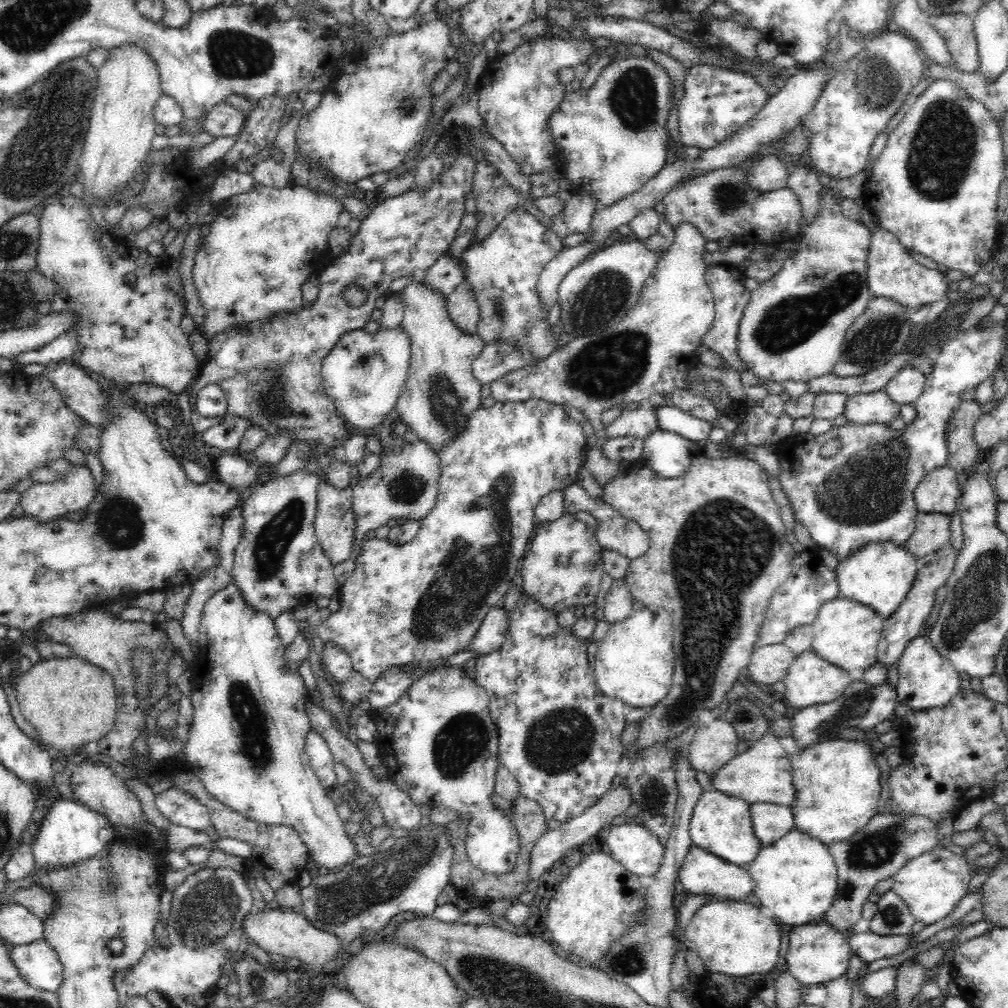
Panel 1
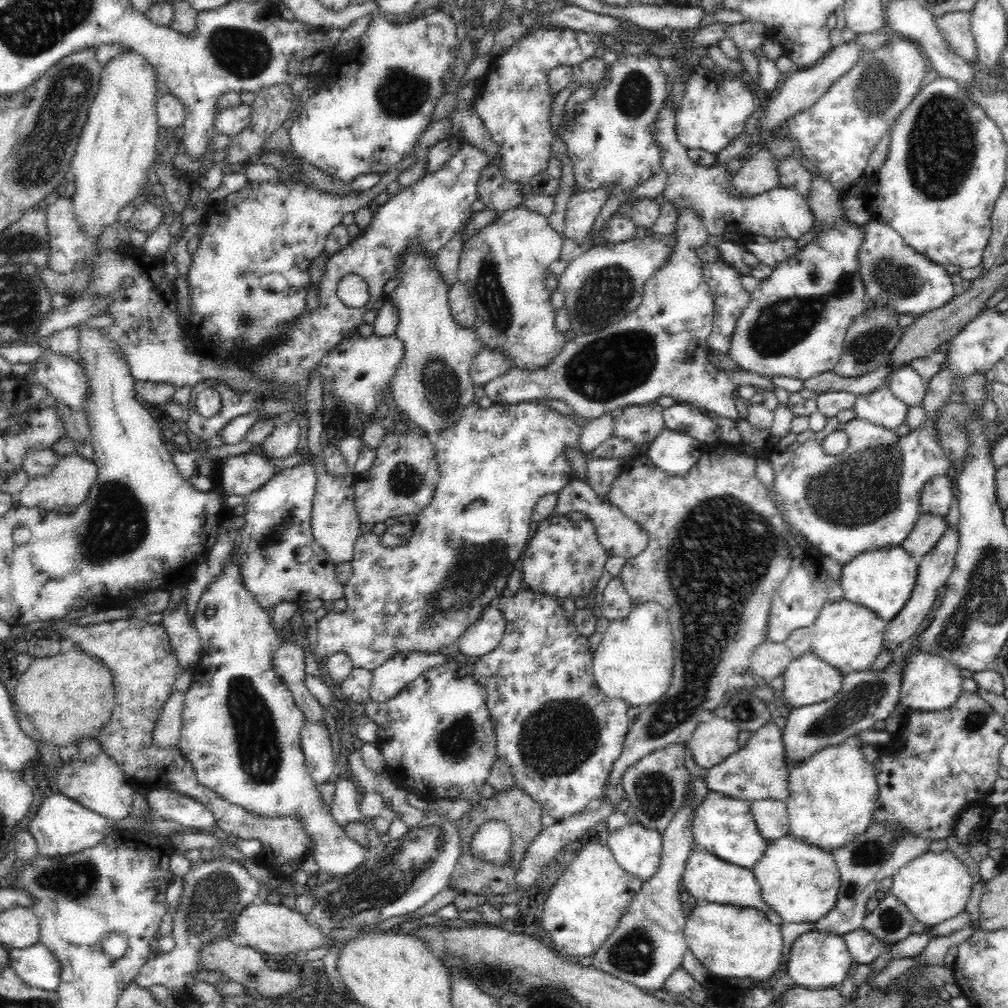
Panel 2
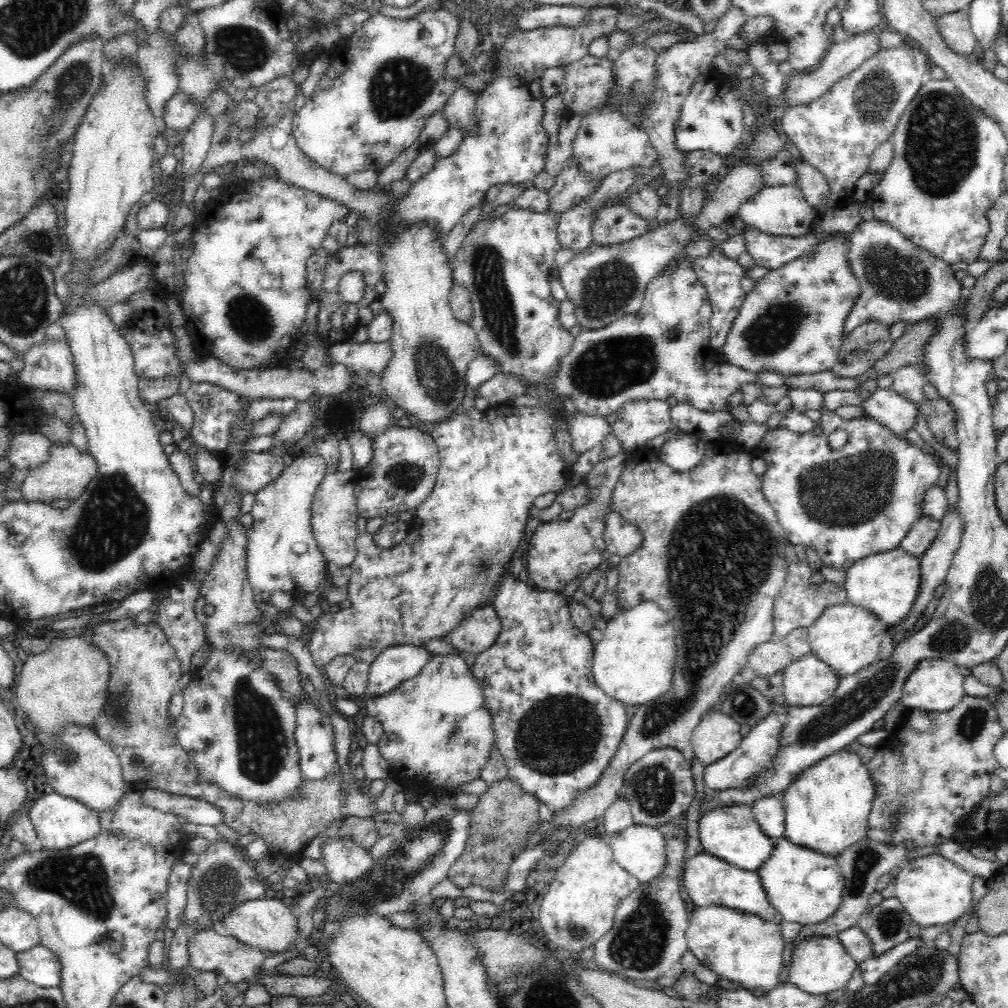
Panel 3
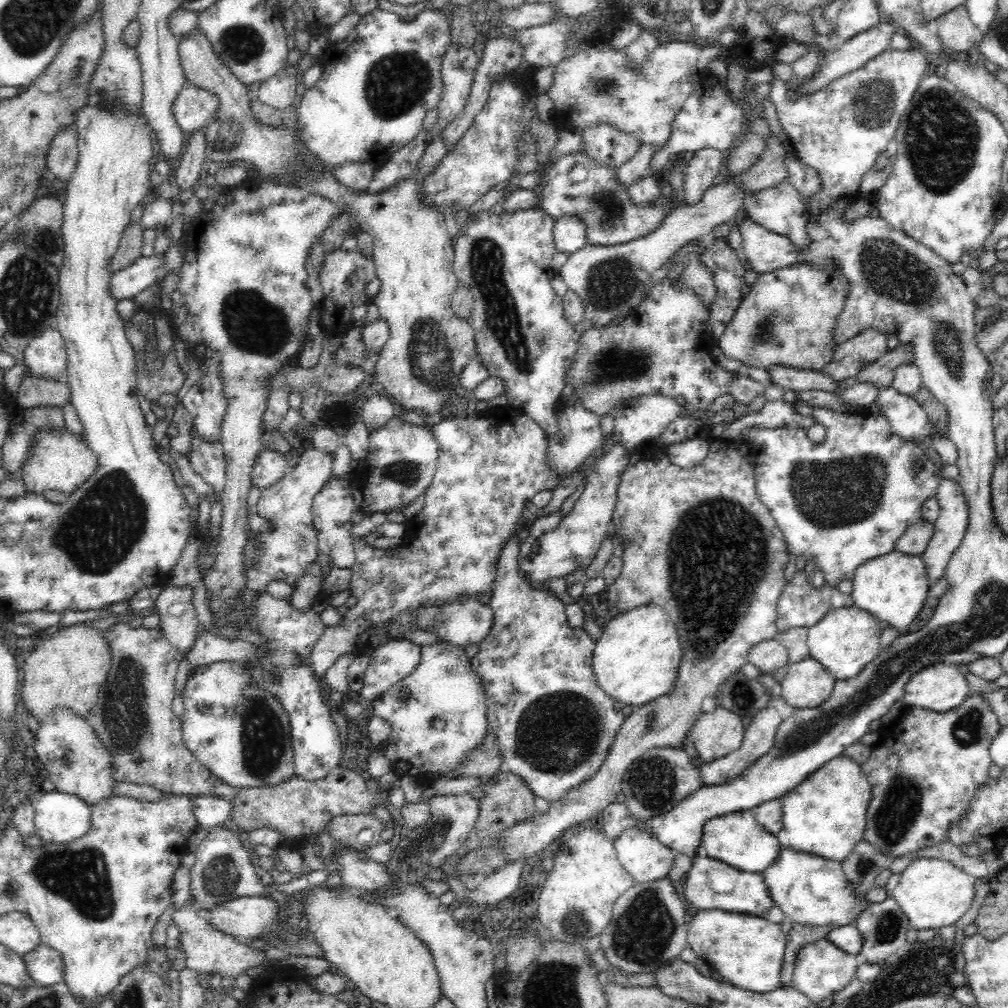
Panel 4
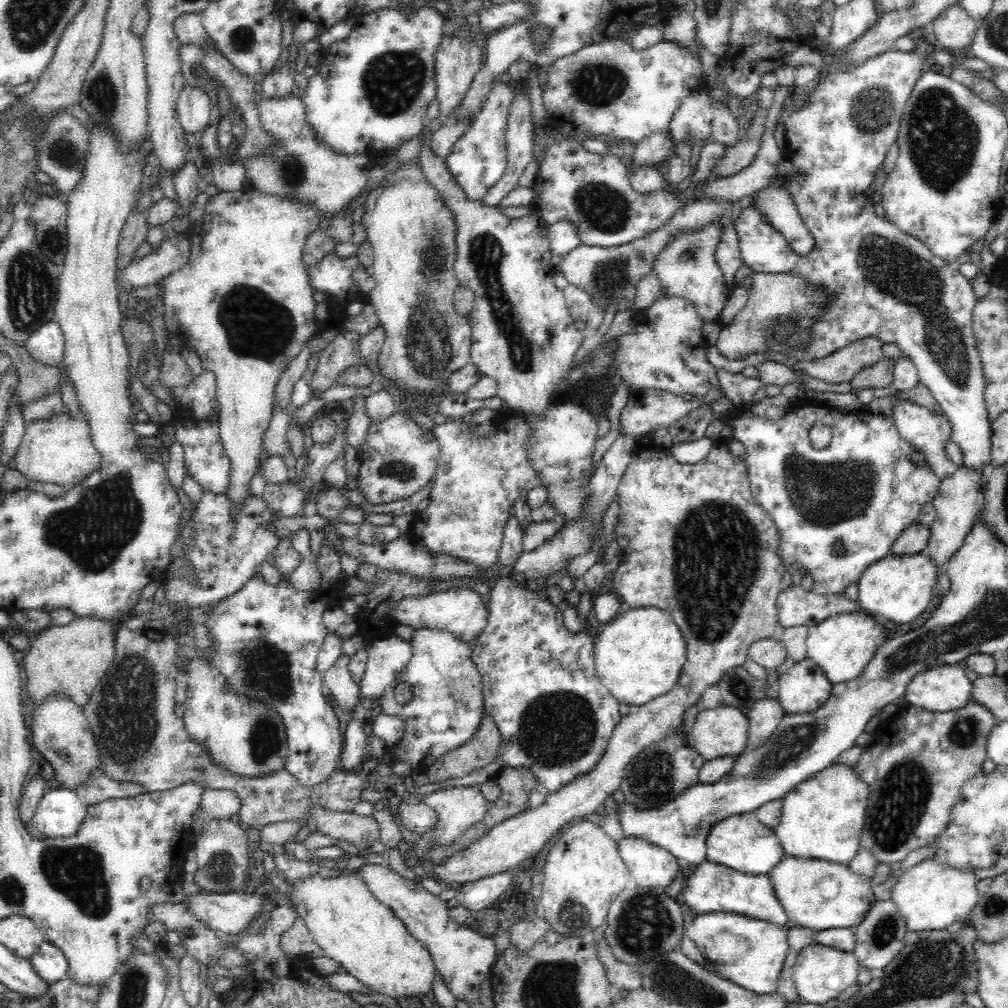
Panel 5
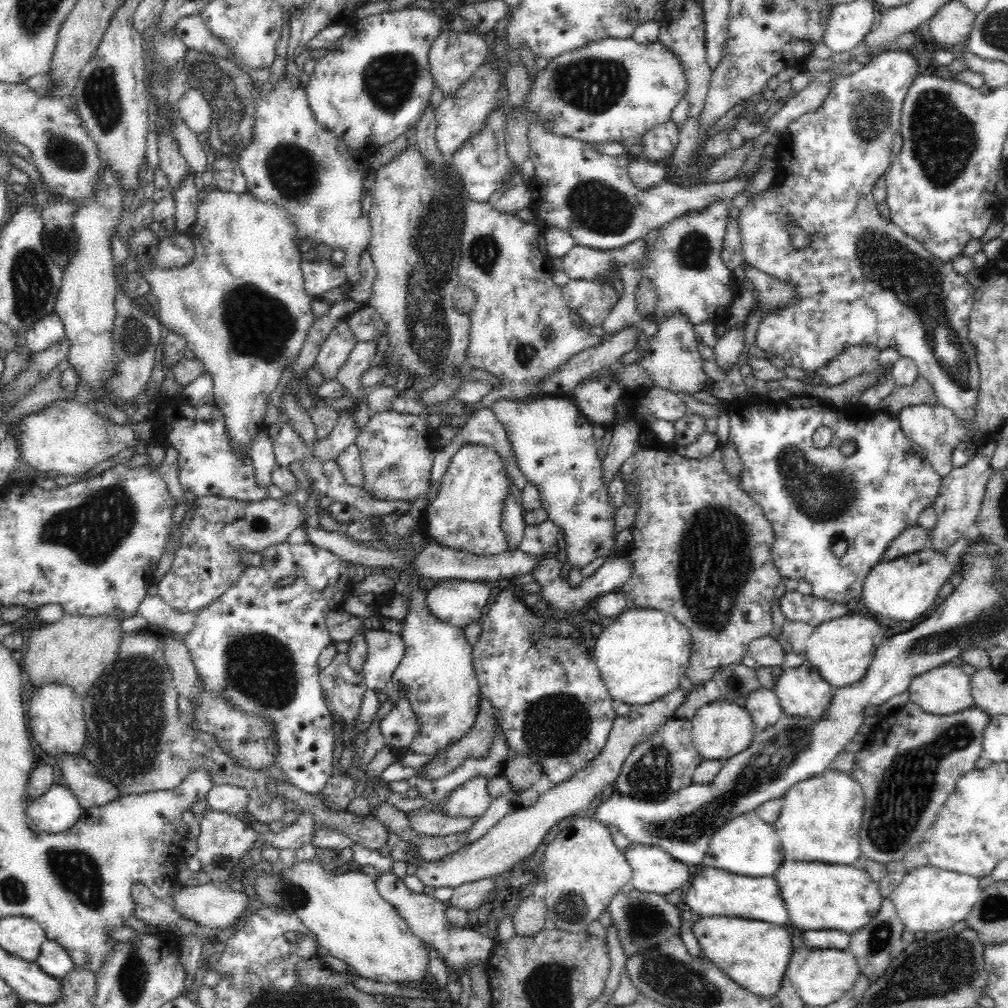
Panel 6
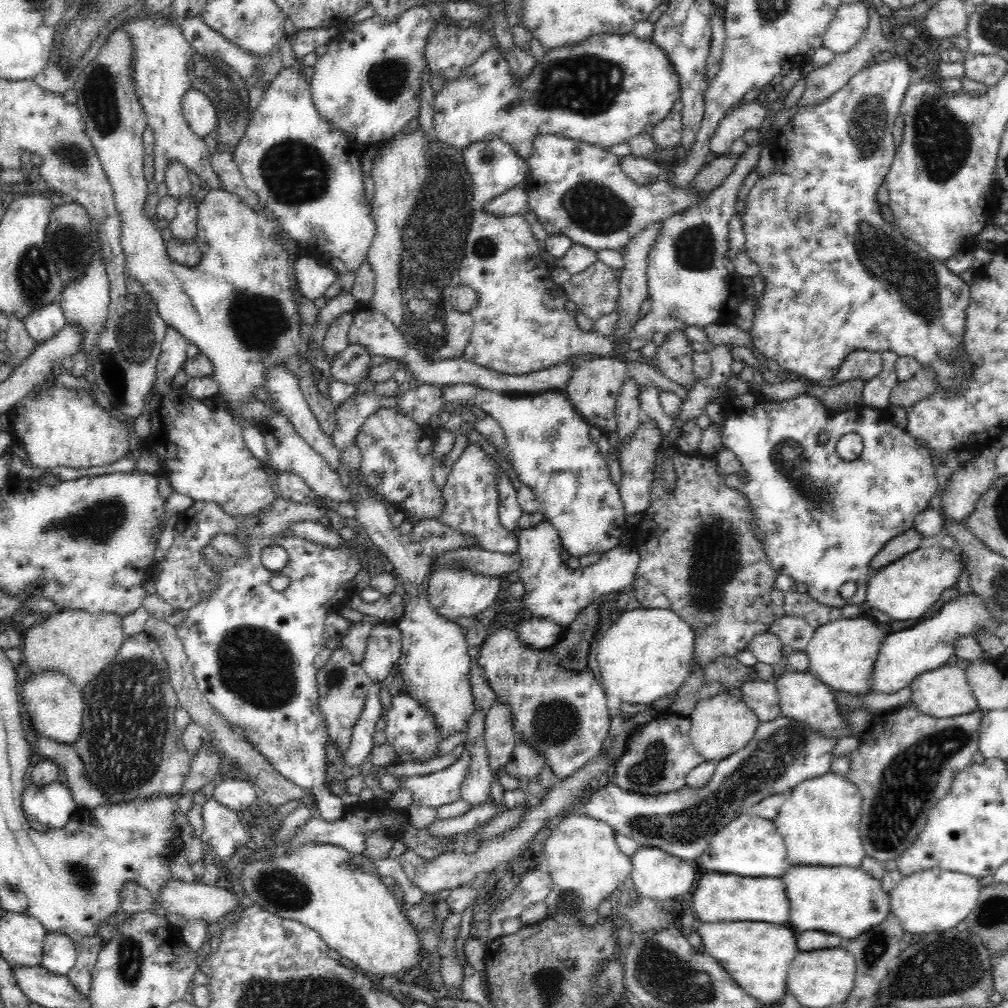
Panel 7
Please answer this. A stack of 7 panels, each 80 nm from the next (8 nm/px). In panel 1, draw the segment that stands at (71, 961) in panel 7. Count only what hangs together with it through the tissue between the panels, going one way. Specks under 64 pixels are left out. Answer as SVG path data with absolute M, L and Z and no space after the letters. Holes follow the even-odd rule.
M46 939L11 946L9 951L20 976L31 987L57 994L63 981L63 964Z

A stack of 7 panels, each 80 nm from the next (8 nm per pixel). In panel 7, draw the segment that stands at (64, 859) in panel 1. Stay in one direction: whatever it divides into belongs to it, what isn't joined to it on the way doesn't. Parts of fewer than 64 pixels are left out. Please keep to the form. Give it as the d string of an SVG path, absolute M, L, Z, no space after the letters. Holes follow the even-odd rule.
M32 782L25 783L22 796L22 807L28 819L34 819L46 826L48 833L52 829L61 829L68 824L68 821L78 810L78 806L72 797L70 789L66 784L53 782L45 787L36 787Z

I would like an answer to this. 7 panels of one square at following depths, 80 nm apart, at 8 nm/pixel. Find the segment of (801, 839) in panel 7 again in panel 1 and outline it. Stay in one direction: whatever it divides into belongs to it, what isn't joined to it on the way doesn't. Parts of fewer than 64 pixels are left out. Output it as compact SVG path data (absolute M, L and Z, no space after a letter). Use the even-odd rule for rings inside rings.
M827 738L804 746L790 756L793 785L796 789L796 804L791 811L795 829L818 839L822 844L848 840L852 834L868 824L881 796L881 775L875 760L876 754L863 740Z

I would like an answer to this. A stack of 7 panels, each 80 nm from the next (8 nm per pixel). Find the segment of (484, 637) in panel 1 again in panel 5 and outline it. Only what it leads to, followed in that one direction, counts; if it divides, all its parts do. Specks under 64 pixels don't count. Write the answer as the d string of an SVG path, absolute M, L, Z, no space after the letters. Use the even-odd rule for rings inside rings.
M456 588L426 598L406 598L393 608L393 616L399 624L408 624L413 629L448 631L458 640L468 643L483 633L488 622L488 609L476 592Z

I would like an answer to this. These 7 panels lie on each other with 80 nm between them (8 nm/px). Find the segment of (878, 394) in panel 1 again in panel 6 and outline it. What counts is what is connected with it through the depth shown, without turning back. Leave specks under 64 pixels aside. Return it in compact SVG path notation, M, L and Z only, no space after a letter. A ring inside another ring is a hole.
M910 405L900 408L900 412L896 416L900 429L903 435L916 443L918 450L920 450L924 458L930 462L932 468L944 478L954 470L951 461L952 448L958 442L966 442L966 429L960 425L960 421L956 419L956 415L948 409L944 409L942 405L928 406L928 405Z

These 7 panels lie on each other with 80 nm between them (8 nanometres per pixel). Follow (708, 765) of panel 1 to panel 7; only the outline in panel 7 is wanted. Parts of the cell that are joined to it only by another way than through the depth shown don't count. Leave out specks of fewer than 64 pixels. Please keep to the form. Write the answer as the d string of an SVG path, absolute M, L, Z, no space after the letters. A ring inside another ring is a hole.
M720 692L710 699L700 699L689 719L692 746L704 757L704 760L715 762L742 750L754 738L755 730L760 723L743 699L730 697L725 692Z

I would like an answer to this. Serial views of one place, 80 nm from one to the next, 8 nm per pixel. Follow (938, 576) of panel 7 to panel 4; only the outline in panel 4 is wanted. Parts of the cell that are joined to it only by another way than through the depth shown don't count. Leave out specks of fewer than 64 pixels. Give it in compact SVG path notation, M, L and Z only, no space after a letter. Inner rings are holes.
M896 550L858 566L852 574L852 583L850 597L853 606L874 615L882 626L894 627L899 636L912 624L929 592L926 568L921 556L906 555Z

